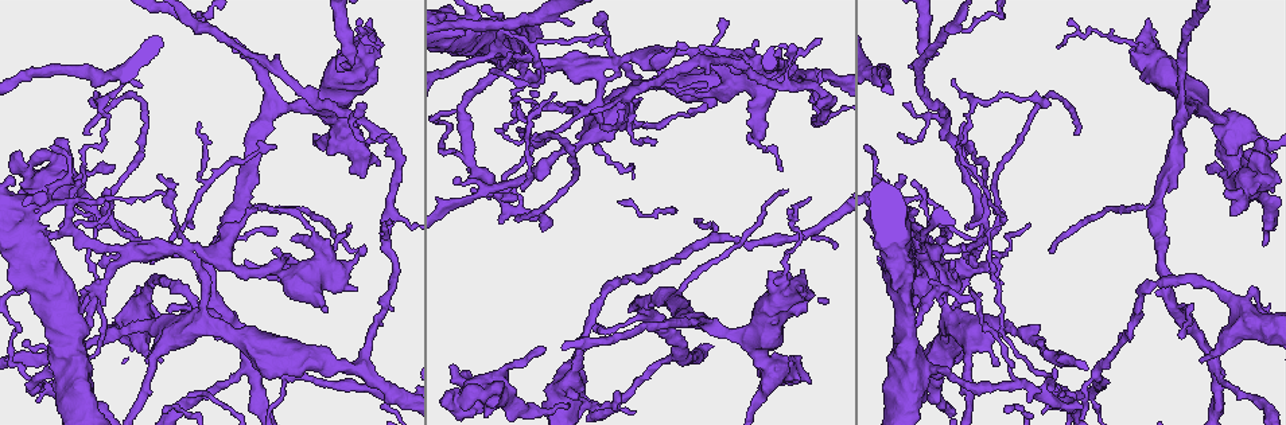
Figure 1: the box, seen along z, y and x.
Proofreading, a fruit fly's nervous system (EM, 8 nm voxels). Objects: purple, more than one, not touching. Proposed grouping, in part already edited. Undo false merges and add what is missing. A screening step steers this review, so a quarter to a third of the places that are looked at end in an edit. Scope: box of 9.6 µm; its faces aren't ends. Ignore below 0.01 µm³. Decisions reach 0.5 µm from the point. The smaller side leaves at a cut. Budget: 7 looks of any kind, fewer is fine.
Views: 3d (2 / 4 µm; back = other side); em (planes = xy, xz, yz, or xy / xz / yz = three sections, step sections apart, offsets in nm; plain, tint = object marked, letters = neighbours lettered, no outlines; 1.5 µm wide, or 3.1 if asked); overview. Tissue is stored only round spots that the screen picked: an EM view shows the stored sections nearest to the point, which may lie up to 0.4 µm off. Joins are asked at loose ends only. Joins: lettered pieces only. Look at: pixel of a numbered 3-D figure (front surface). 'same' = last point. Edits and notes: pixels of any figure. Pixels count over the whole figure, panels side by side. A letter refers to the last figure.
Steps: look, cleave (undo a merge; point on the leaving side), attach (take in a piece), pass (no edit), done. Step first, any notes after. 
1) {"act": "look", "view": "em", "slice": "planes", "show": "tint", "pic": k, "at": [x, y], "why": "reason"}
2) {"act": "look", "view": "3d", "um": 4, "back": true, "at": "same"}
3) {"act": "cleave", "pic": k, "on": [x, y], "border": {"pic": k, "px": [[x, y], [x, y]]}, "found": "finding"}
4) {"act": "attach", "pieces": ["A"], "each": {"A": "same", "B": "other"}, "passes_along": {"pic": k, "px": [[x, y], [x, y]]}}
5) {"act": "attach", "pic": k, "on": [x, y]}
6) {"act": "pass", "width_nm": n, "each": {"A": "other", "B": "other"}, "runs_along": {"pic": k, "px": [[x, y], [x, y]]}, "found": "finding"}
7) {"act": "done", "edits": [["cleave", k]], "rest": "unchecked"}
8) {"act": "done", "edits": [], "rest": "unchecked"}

{"act": "look", "view": "3d", "um": 2, "pic": 1, "at": [566, 406], "why": "branch stops here"}

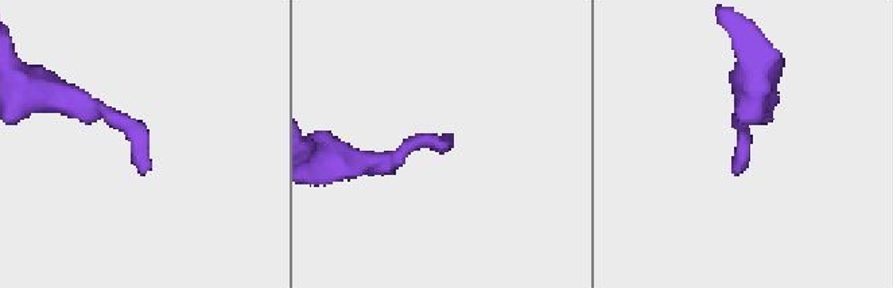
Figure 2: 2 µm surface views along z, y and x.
{"act": "look", "view": "em", "slice": "planes", "show": "plain", "pic": 2, "at": [444, 137], "why": "shape alone is not enough"}

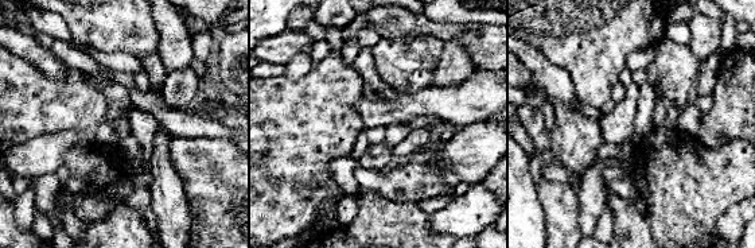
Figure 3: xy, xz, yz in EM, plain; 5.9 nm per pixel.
{"act": "look", "view": "em", "slice": "planes", "show": "letters", "at": "same", "why": "see the neighbours"}

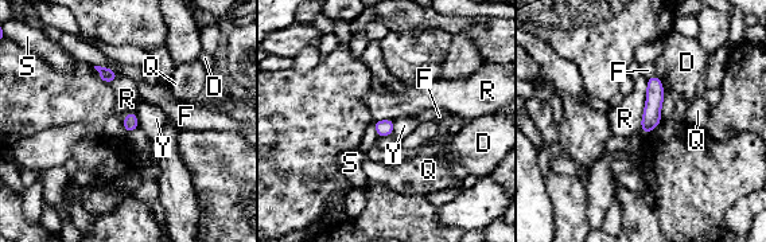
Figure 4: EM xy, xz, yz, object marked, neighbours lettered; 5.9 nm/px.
{"act": "pass", "longest_contact_nm": ["R", 280], "each": {"D": "other", "F": "other", "Q": "other", "R": "other", "S": "other", "Y": "other"}, "runs_along": {"pic": 4, "px": [[654, 79], [654, 101], [646, 129]]}, "found": "none of them fits"}

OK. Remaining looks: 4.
{"act": "look", "view": "em", "slice": "xz", "step": 8, "show": "letters", "pic": 1, "at": [469, 372], "why": "branch stops here"}

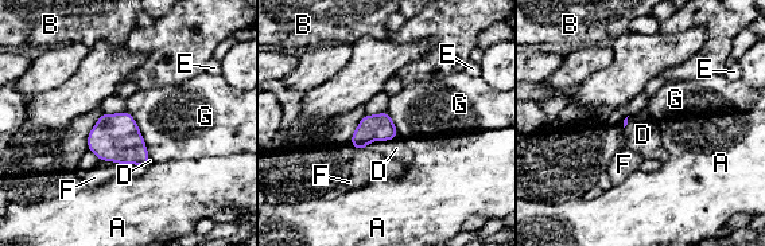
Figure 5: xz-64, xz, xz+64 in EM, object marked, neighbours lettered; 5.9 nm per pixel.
{"act": "look", "view": "em", "slice": "planes", "show": "letters", "at": "same", "why": "another direction"}

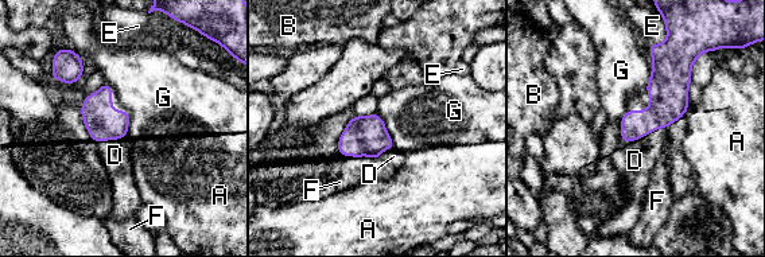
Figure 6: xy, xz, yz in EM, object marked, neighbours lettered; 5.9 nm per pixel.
{"act": "attach", "pieces": ["D"], "each": {"A": "other", "B": "other", "D": "same", "E": "other", "F": "other", "G": "other"}, "passes_along": {"pic": 6, "px": [[668, 102], [644, 136], [635, 160]]}, "found": "the neuron continues"}

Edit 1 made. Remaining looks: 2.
{"act": "look", "view": "3d", "um": 2, "pic": 1, "at": [357, 286], "why": "stops while still wide"}

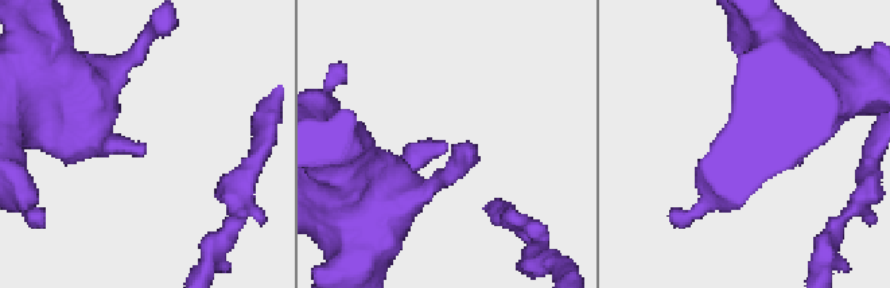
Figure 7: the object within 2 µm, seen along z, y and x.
{"act": "look", "view": "em", "slice": "planes", "show": "letters", "pic": 7, "at": [144, 147]}

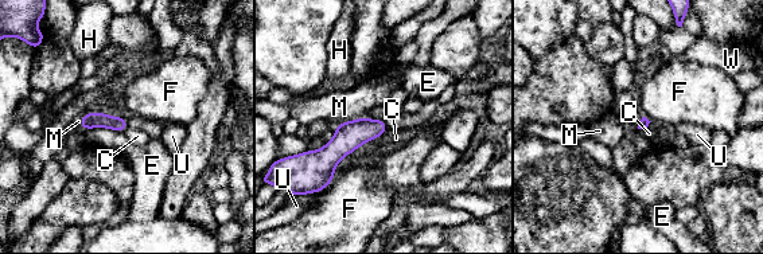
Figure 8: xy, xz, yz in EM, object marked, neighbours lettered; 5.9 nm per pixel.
{"act": "pass", "each": {"C": "other", "E": "other", "F": "other", "H": "other", "M": "other", "U": "other", "W": "other"}, "found": "none of them fits"}

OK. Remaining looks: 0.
{"act": "done", "edits": [["attach", 6]], "rest": "unchecked"}

